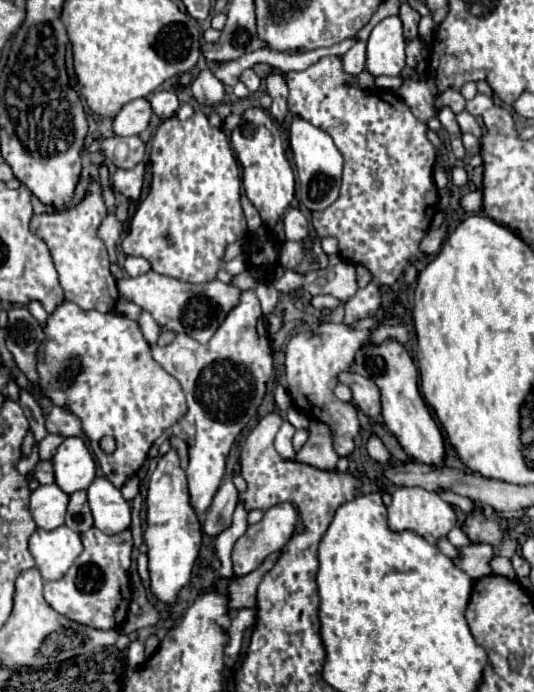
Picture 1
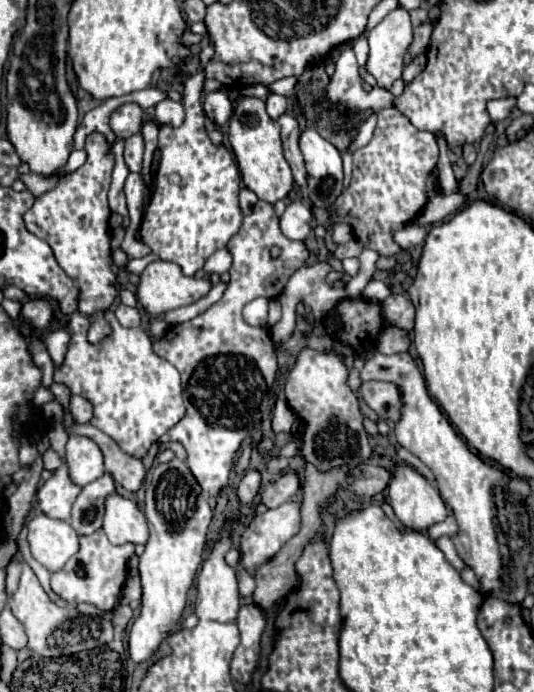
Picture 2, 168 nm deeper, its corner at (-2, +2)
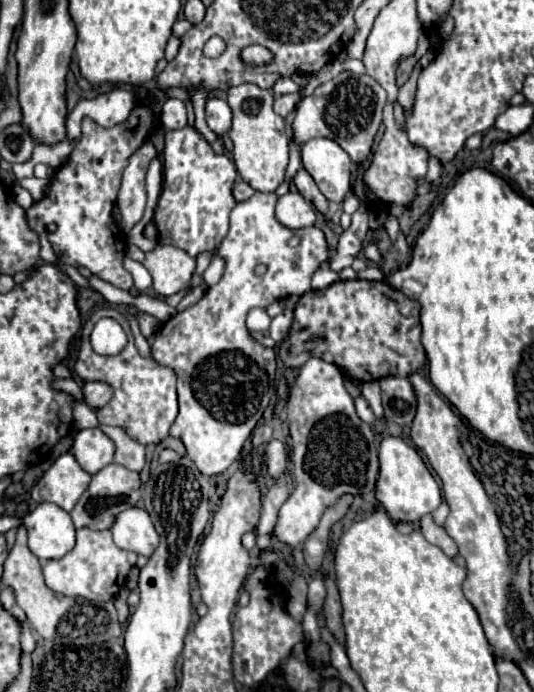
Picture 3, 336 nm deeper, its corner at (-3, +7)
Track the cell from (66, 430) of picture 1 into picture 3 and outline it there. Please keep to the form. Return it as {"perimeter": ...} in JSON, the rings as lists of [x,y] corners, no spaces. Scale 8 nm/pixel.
{"perimeter":[[[87,381],[83,385],[83,399],[93,409],[101,409],[103,405],[107,405],[111,399],[111,393],[113,393],[111,387],[101,381]]]}

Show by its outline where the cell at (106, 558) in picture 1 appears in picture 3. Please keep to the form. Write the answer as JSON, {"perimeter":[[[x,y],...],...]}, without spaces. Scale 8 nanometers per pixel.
{"perimeter":[[[77,529],[77,545],[61,559],[51,559],[43,567],[45,583],[49,589],[67,597],[85,597],[89,601],[109,601],[125,585],[131,565],[135,565],[137,555],[133,551],[119,549],[109,531]]]}

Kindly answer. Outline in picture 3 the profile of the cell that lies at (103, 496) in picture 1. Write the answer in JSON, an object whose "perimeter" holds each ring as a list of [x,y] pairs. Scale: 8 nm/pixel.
{"perimeter":[[[131,507],[115,517],[111,527],[113,541],[117,547],[149,557],[159,545],[159,535],[151,523],[151,517],[141,507]]]}

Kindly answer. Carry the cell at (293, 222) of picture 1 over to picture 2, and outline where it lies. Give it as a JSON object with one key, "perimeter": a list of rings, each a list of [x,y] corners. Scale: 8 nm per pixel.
{"perimeter":[[[300,200],[290,202],[280,216],[280,230],[286,238],[290,240],[306,240],[310,234],[310,220],[312,220],[312,210],[304,206]]]}

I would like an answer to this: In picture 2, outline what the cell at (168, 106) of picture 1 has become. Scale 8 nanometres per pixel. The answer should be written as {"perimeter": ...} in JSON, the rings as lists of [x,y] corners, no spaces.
{"perimeter":[[[170,98],[162,100],[156,106],[156,122],[168,124],[168,126],[180,126],[184,122],[184,108],[180,102],[174,102]]]}

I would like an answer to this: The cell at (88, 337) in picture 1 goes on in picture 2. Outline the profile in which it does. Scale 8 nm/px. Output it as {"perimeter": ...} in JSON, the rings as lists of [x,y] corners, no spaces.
{"perimeter":[[[106,310],[106,320],[112,326],[112,334],[100,344],[90,344],[86,340],[90,320],[80,312],[70,316],[66,330],[72,340],[64,366],[54,372],[54,382],[66,384],[72,394],[90,398],[94,406],[90,424],[114,438],[126,454],[142,458],[152,442],[158,442],[160,436],[178,424],[186,412],[180,374],[170,362],[154,354],[150,336],[144,328],[120,326],[112,310]]]}

